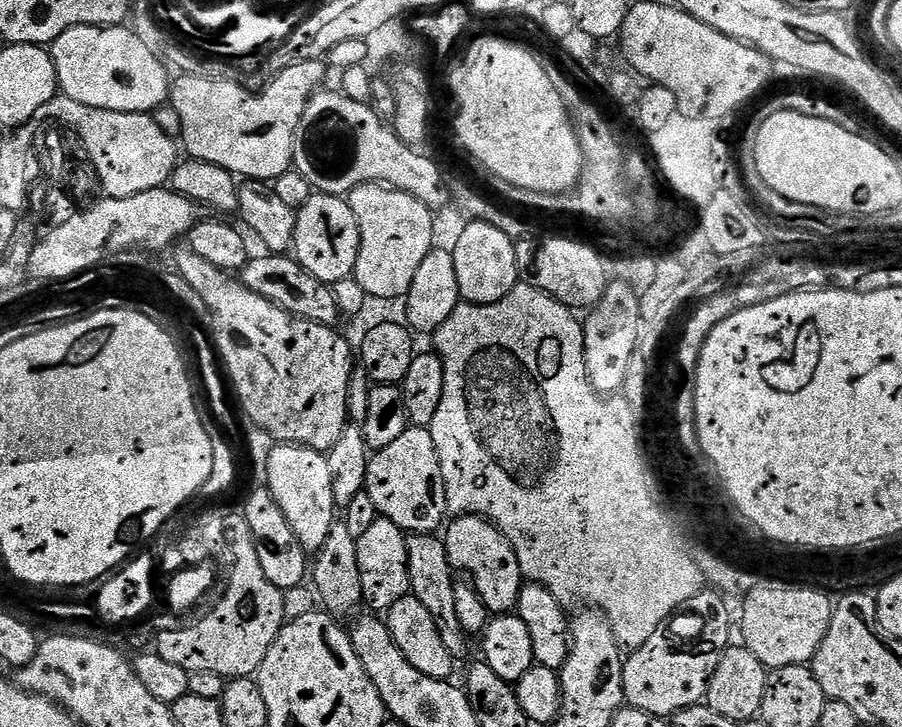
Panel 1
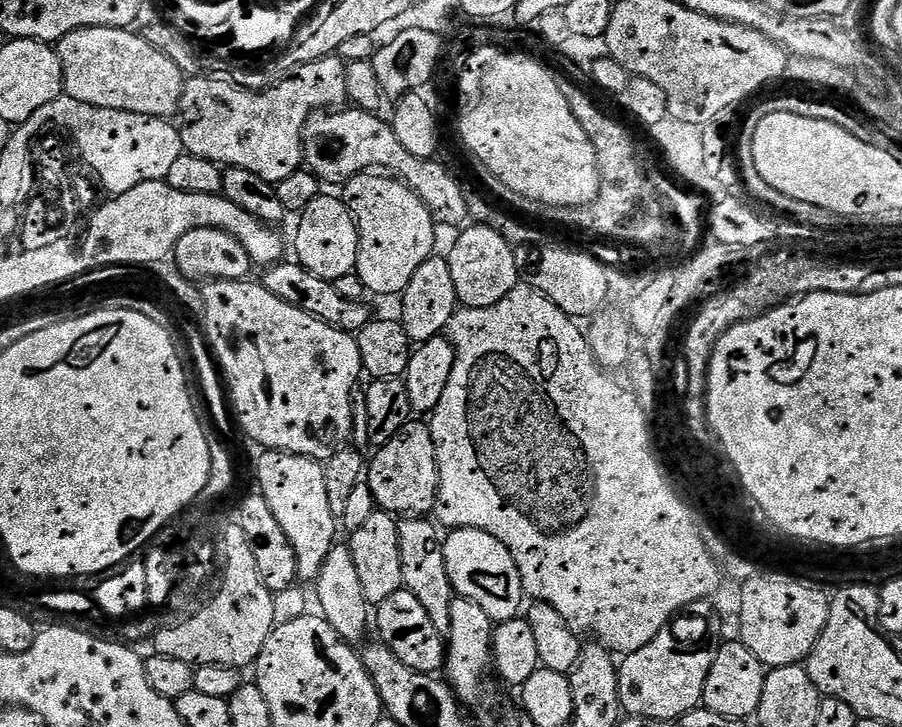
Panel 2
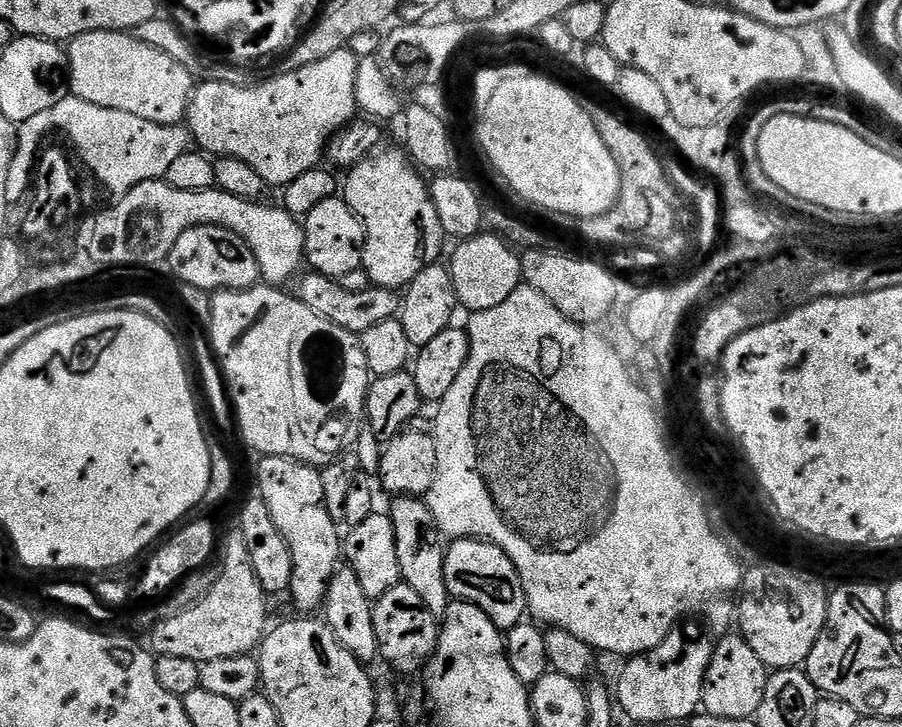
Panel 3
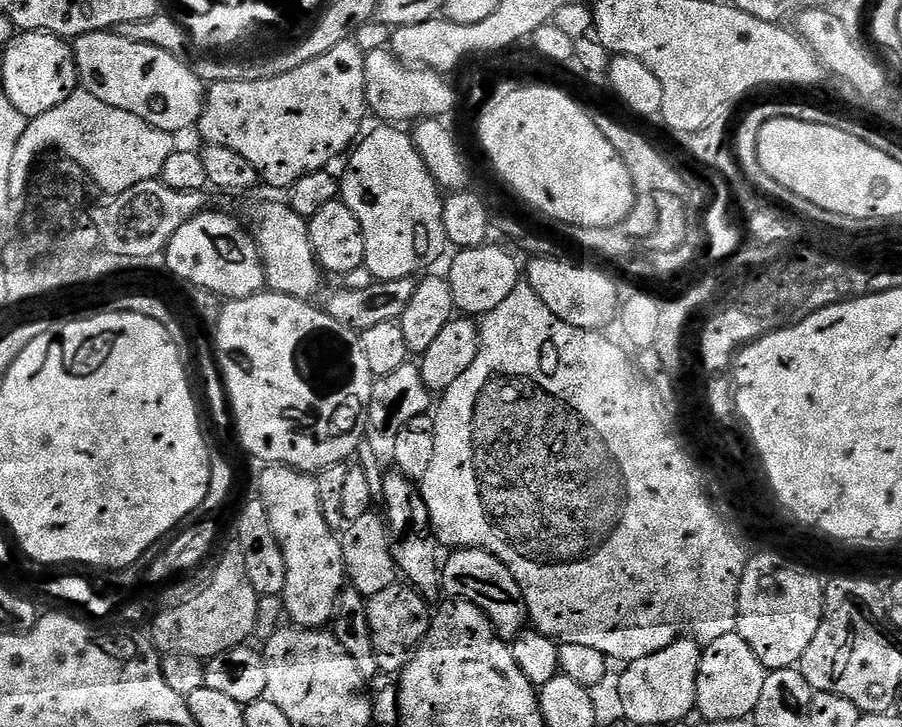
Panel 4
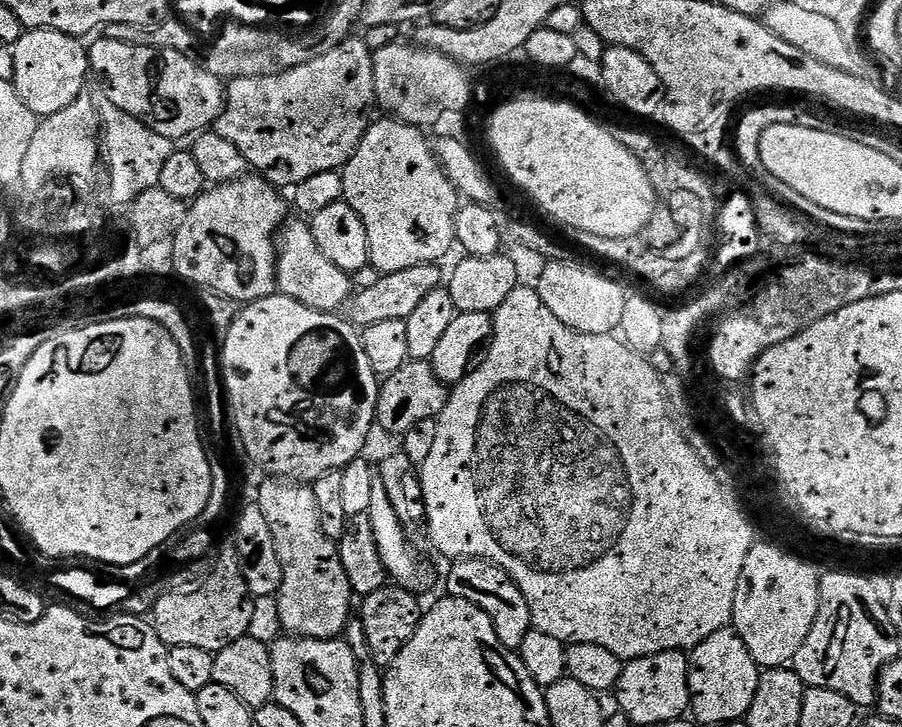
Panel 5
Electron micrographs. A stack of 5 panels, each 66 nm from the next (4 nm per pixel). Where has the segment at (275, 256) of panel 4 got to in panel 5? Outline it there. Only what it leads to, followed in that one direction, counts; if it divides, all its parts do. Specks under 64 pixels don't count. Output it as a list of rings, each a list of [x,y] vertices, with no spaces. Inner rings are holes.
[[[304,218],[289,219],[279,233],[276,286],[279,295],[294,298],[302,302],[302,306],[310,306],[319,312],[334,313],[339,313],[347,305],[354,291],[351,275],[338,270],[338,266],[334,266],[334,262],[330,262],[326,254],[318,250],[311,223]]]

